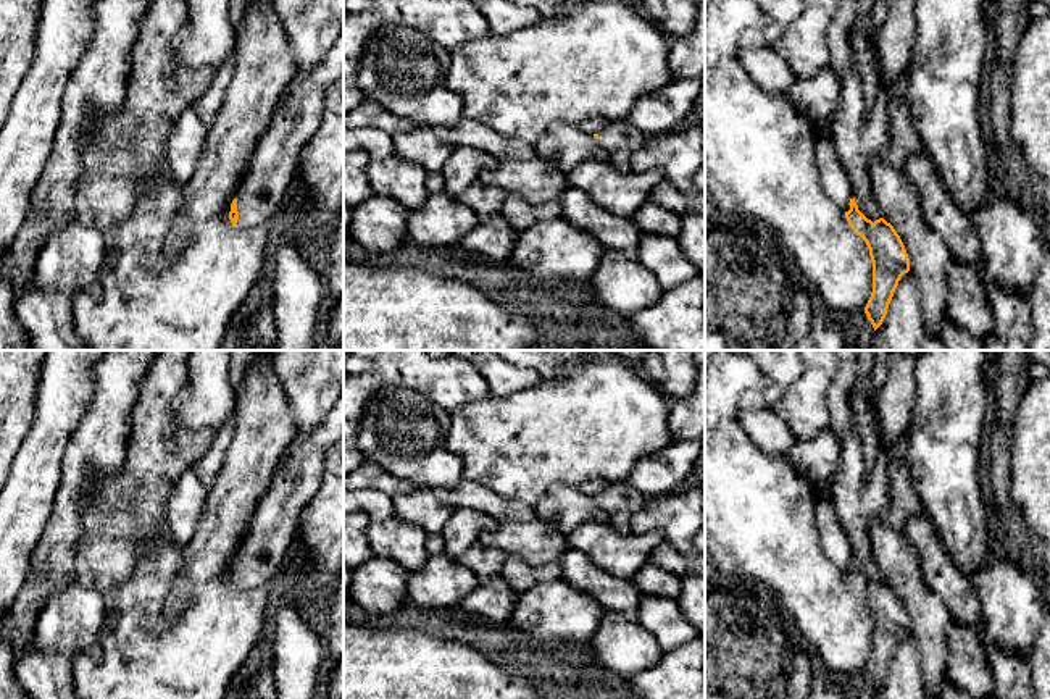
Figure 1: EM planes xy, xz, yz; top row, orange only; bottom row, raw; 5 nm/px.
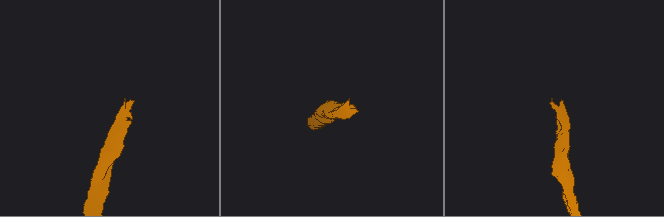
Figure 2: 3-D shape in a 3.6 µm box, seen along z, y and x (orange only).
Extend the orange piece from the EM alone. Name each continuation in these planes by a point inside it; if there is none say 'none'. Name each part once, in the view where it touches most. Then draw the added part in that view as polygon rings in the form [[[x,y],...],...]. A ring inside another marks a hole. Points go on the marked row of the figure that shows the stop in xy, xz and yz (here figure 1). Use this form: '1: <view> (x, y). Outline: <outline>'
1: xy (273, 168). Outline: [[[344,31],[315,69],[290,81],[276,118],[260,137],[235,194],[240,229],[277,220],[295,184],[300,153],[321,126],[326,94],[342,74]]]

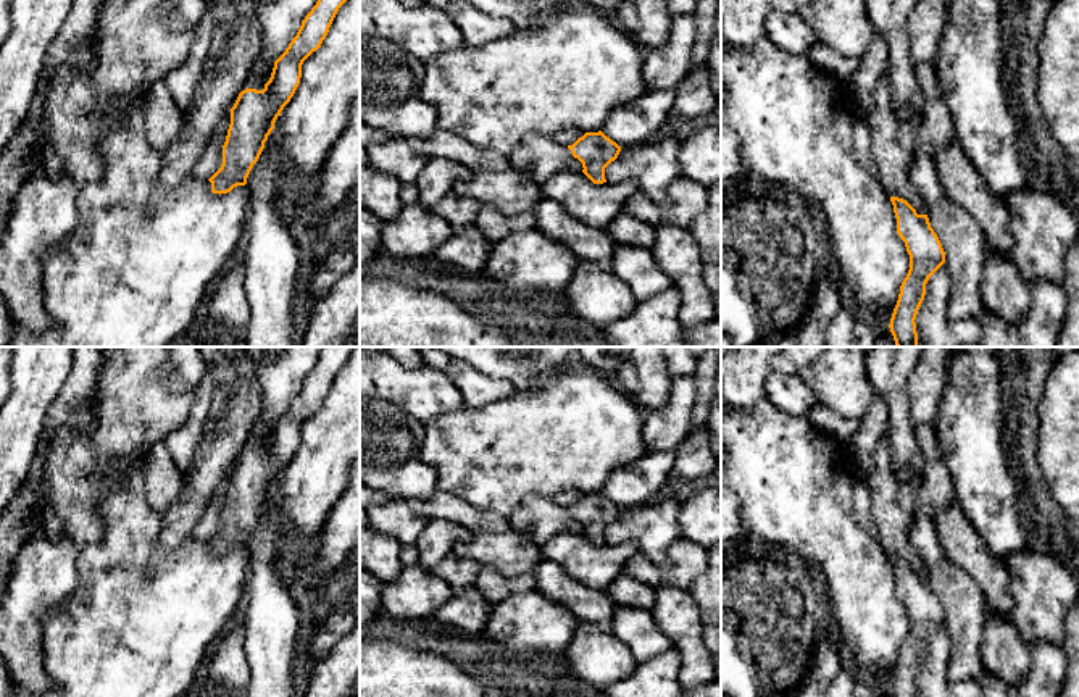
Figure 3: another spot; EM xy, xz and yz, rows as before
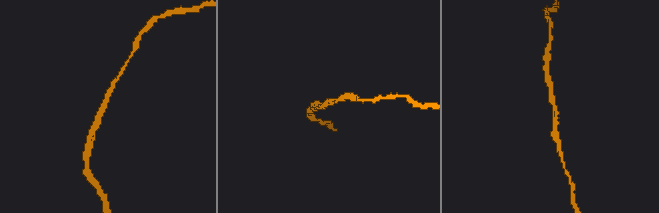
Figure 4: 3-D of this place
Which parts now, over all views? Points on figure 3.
none

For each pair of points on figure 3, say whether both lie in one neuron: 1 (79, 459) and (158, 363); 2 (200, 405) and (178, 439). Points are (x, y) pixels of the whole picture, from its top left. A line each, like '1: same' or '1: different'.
1: same
2: same

